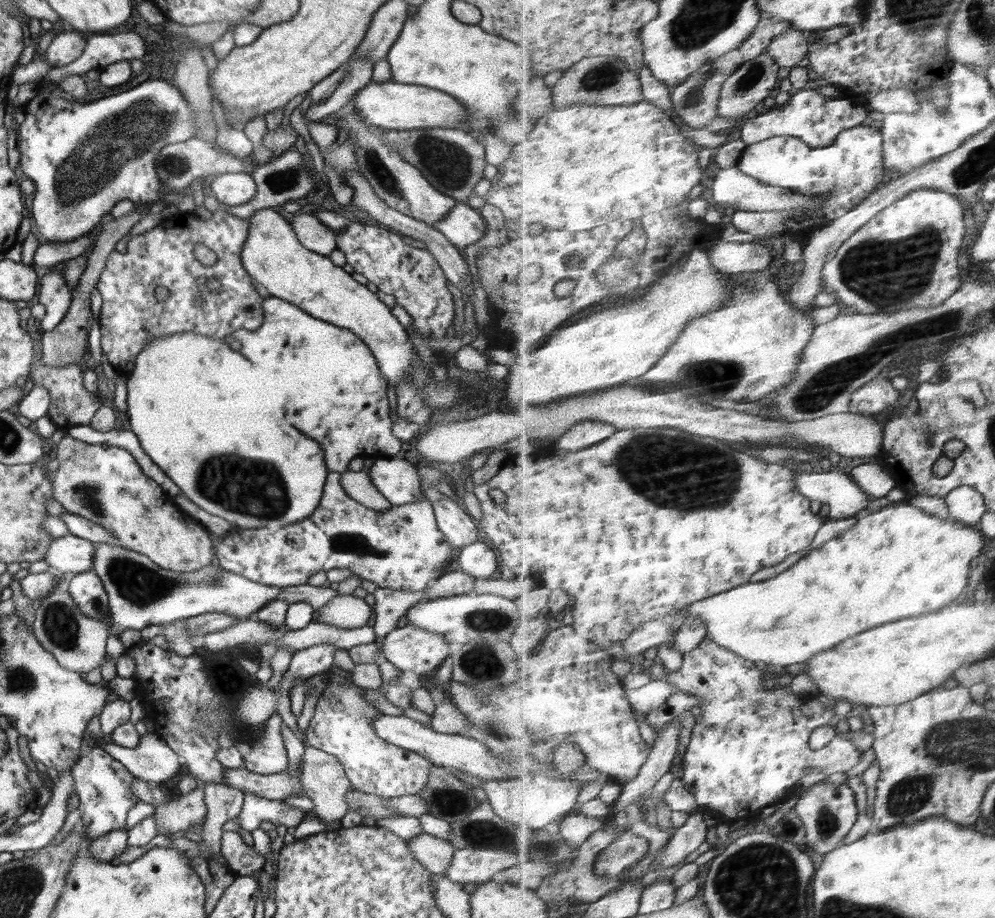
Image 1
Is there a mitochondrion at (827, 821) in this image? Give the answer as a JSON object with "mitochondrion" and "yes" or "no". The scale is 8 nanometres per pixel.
{"mitochondrion":"yes"}

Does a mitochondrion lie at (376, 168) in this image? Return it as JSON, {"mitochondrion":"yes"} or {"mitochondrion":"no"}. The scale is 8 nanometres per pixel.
{"mitochondrion":"yes"}

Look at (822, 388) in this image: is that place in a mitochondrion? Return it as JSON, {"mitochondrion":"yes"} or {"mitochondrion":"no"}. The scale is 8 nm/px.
{"mitochondrion":"yes"}

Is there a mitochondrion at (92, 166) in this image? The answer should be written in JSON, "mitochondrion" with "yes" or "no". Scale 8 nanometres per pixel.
{"mitochondrion":"yes"}

